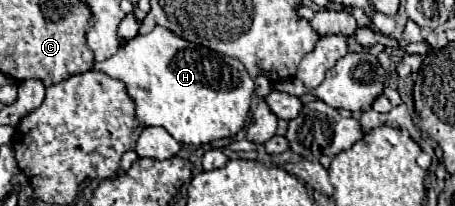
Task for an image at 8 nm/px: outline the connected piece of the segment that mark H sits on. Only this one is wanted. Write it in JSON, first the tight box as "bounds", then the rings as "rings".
{"bounds":[92,27,254,145],"rings":[[[160,27],[144,37],[136,35],[132,41],[126,41],[114,57],[94,63],[92,71],[102,71],[124,81],[130,97],[136,101],[136,117],[148,127],[164,127],[178,143],[186,145],[206,145],[236,135],[246,123],[250,99],[254,95],[254,81],[248,77],[244,65],[238,59],[214,53],[202,45],[192,45]]]}

